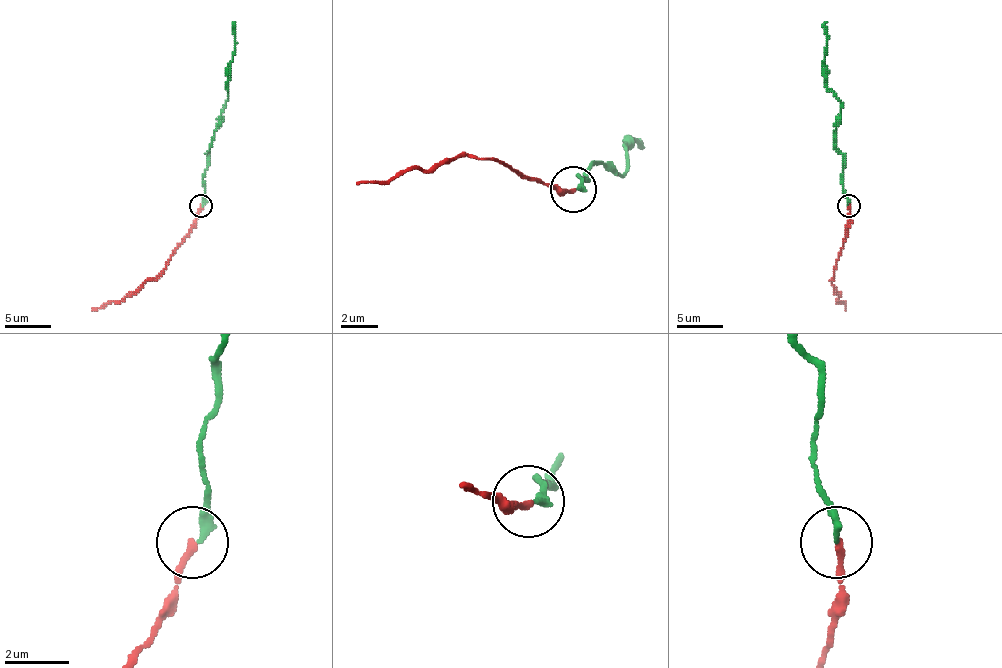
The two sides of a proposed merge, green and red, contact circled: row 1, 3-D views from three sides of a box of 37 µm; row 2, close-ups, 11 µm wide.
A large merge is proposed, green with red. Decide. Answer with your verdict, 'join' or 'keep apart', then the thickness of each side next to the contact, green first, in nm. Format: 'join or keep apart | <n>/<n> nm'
keep apart | 240/220 nm

